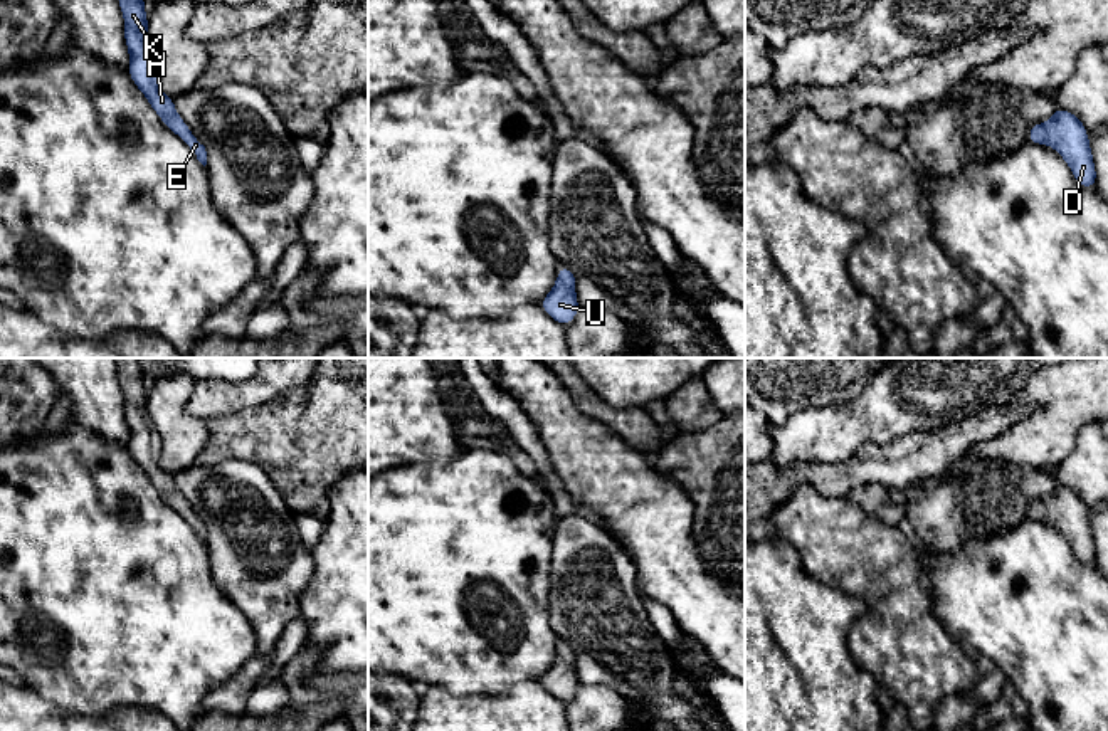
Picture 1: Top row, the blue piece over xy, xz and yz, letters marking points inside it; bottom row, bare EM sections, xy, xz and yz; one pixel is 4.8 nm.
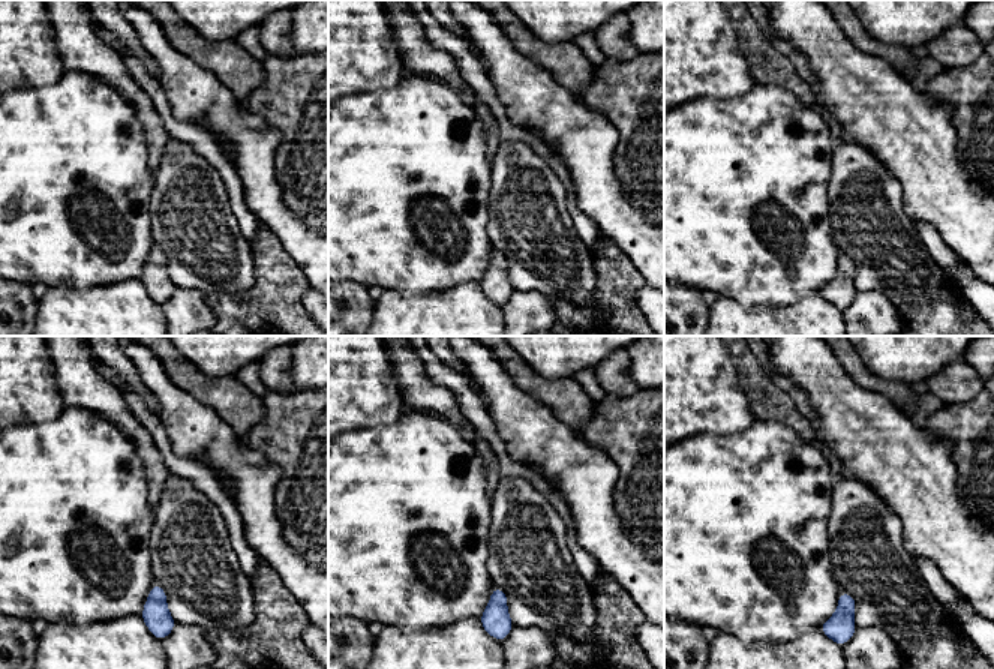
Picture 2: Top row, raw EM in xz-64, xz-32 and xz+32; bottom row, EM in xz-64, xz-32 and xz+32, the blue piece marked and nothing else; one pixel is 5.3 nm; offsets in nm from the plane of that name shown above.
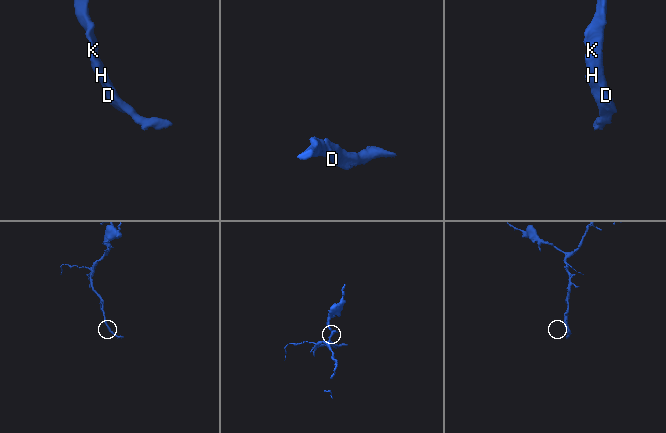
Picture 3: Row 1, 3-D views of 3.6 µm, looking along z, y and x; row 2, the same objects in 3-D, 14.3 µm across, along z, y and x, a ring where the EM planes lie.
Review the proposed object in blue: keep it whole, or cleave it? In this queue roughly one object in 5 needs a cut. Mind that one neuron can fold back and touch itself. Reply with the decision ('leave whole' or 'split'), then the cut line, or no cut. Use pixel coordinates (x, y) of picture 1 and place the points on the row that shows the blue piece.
leave whole | no cut

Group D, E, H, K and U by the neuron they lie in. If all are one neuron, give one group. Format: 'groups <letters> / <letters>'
groups D E H K U

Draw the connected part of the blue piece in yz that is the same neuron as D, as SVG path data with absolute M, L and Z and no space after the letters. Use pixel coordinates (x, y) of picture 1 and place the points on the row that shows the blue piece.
M1056 104L1047 123L1031 124L1029 143L1049 145L1069 165L1078 185L1096 190L1096 168L1091 155L1088 131L1081 119Z

